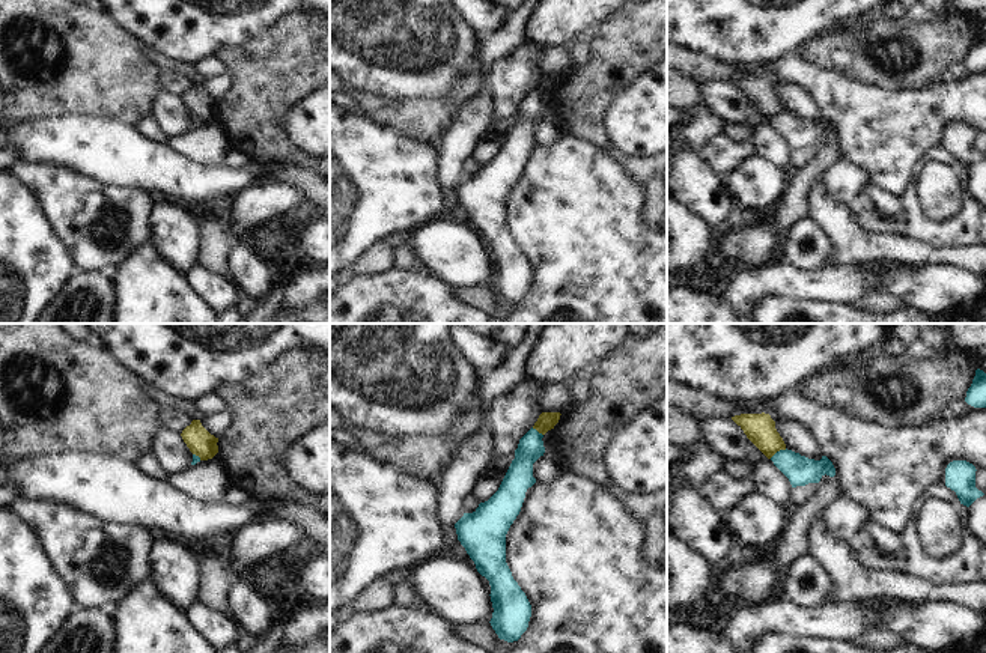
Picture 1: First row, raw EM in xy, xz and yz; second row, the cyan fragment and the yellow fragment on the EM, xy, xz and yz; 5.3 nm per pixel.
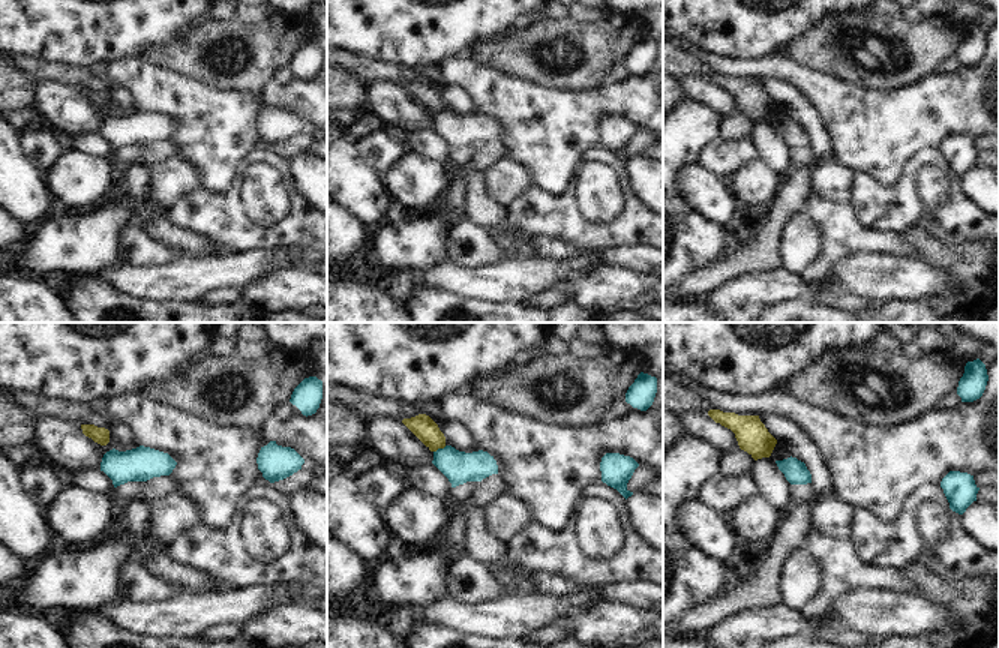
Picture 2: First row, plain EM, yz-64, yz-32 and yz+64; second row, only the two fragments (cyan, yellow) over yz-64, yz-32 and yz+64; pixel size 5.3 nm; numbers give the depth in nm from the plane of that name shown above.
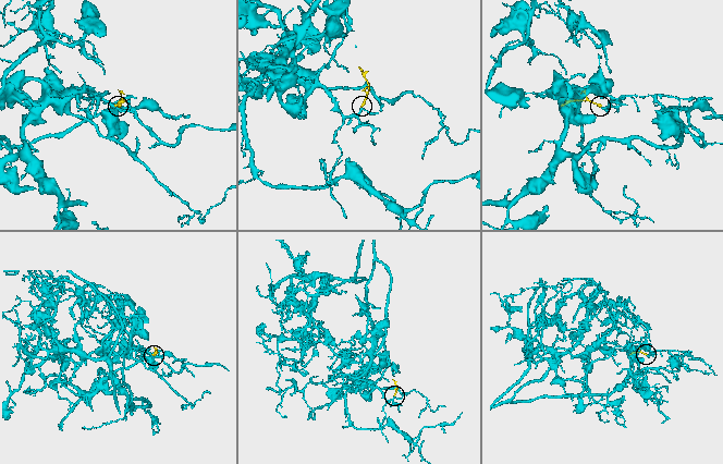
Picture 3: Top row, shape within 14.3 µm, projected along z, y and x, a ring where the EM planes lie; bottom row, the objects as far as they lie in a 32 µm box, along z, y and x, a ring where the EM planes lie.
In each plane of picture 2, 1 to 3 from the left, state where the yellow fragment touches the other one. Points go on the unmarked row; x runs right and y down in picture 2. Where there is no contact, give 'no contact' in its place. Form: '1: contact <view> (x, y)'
1: no contact
2: contact yz-32 (440, 113)
3: no contact

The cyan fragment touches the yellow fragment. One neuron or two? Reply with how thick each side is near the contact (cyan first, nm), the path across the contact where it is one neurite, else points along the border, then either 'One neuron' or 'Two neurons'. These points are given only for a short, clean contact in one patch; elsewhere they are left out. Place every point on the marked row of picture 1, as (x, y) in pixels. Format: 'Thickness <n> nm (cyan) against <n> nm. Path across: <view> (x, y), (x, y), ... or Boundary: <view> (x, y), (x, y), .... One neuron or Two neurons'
Thickness 160 nm (cyan) against 160 nm. Boundary: yz (786, 449), (777, 450), (769, 458). Two neurons

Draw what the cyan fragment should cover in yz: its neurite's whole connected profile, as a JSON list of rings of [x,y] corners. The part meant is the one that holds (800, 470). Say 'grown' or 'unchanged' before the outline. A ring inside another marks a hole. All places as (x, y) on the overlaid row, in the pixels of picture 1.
unchanged; [[[786,448],[777,451],[771,460],[789,478],[792,487],[819,483],[825,474],[835,475],[835,468],[826,456],[814,460]]]

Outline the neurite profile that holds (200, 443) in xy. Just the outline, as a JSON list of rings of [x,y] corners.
[[[193,420],[181,433],[190,451],[200,457],[200,460],[212,459],[218,453],[218,438],[211,435],[200,423]]]

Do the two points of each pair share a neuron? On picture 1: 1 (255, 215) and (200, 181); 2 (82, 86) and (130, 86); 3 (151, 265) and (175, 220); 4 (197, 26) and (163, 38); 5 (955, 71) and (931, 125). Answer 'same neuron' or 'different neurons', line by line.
1: different neurons
2: same neuron
3: different neurons
4: same neuron
5: different neurons

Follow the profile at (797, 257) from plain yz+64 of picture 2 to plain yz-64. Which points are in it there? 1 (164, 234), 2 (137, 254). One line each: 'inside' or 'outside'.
1: outside
2: inside

